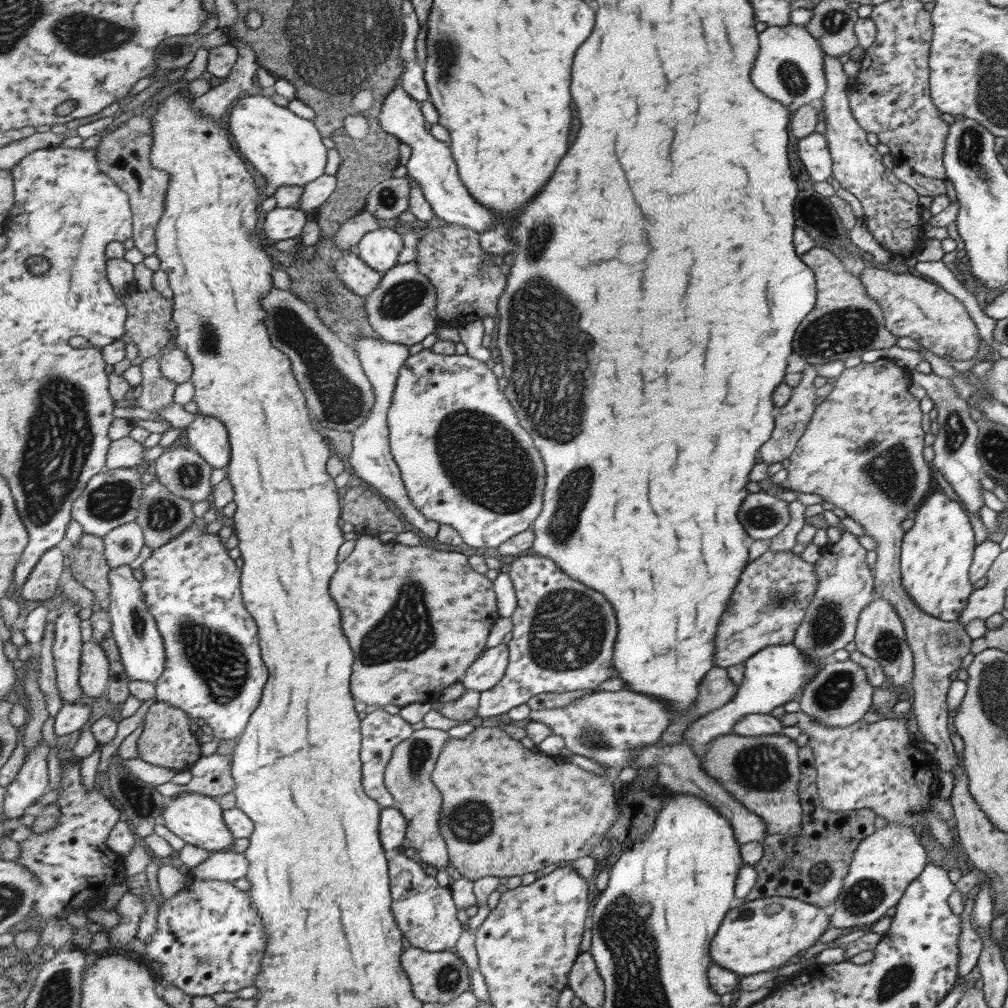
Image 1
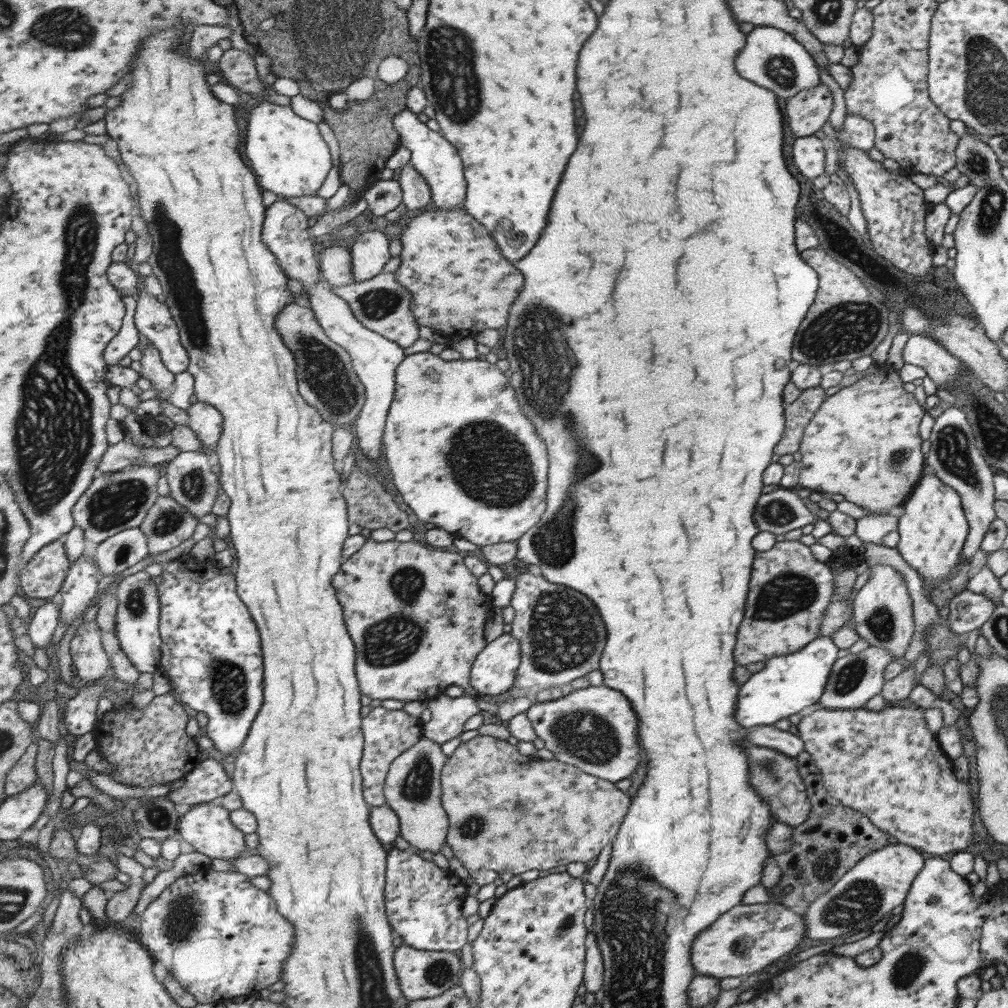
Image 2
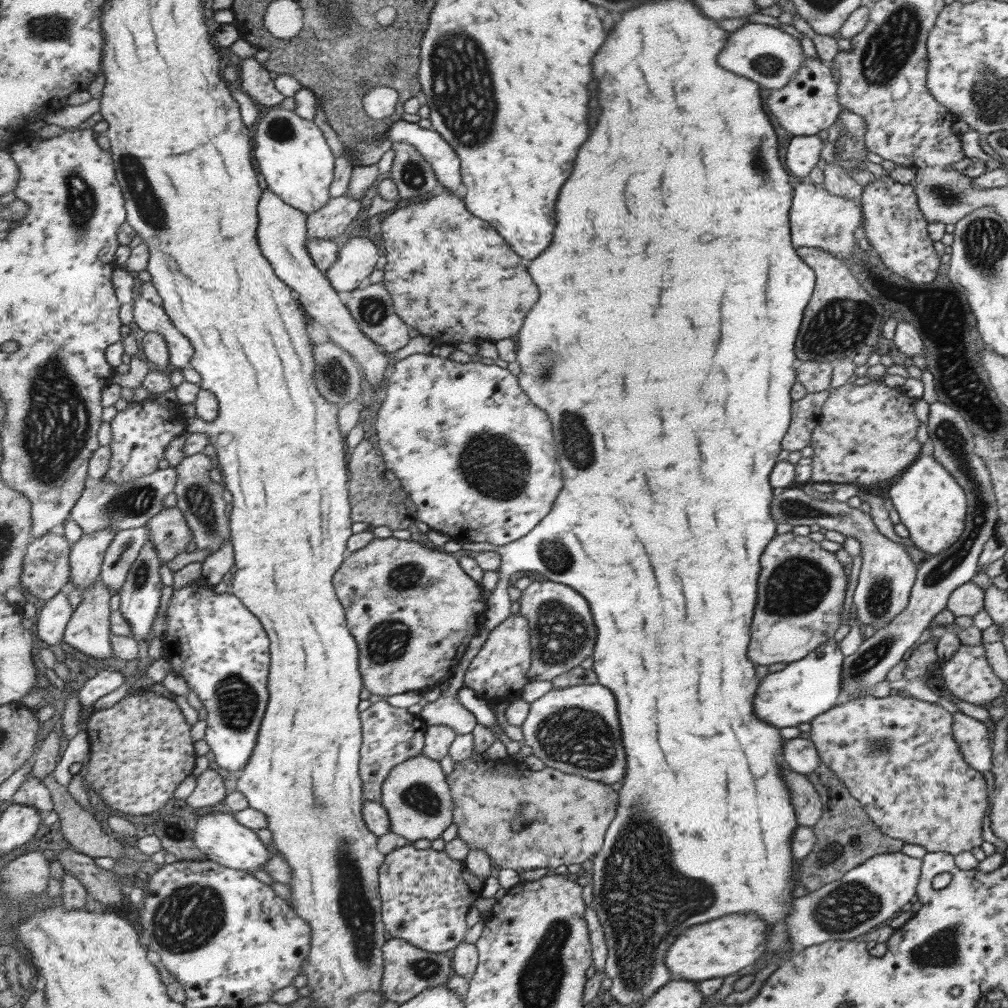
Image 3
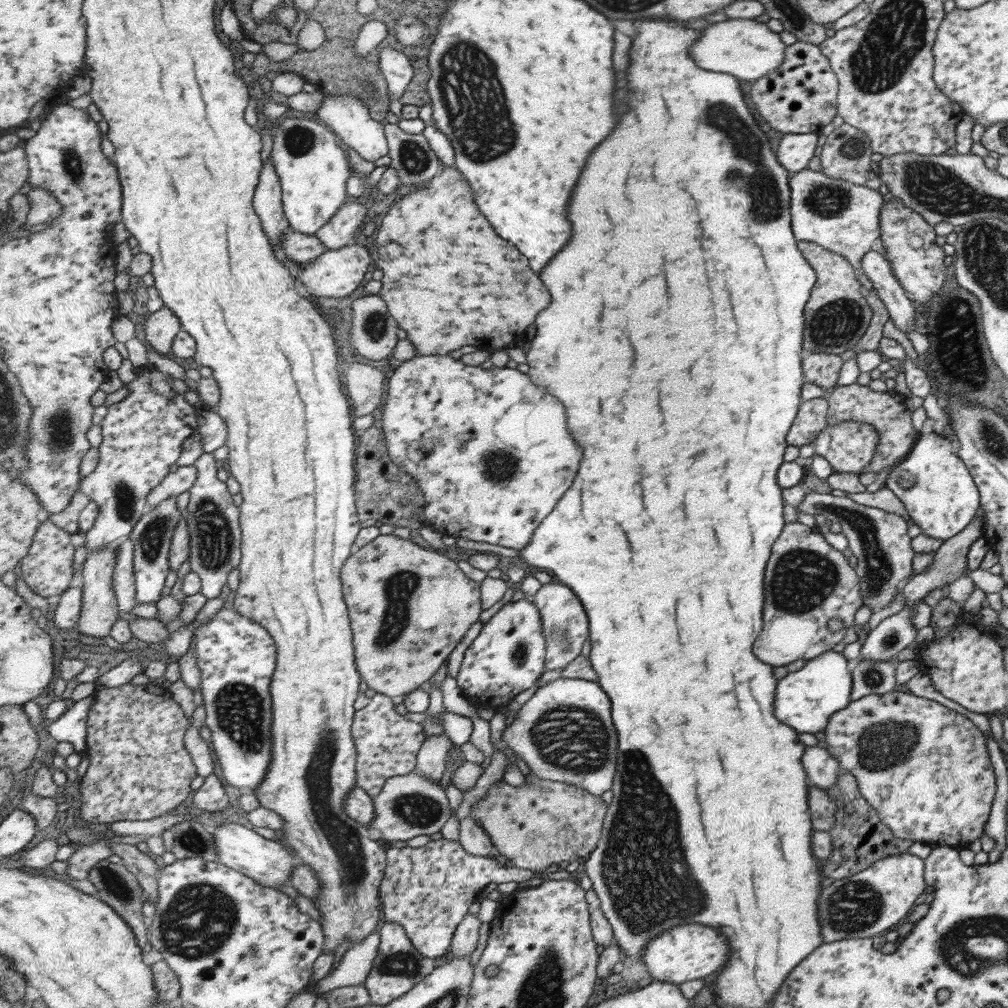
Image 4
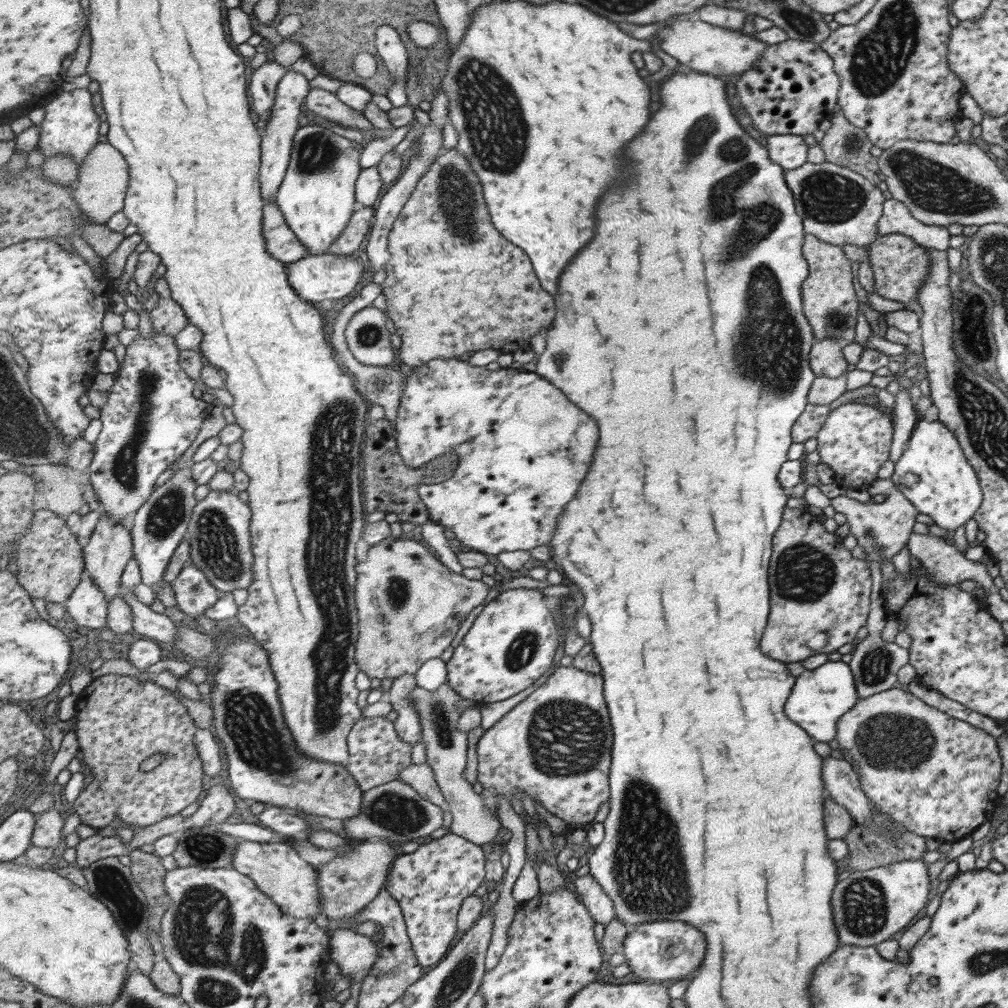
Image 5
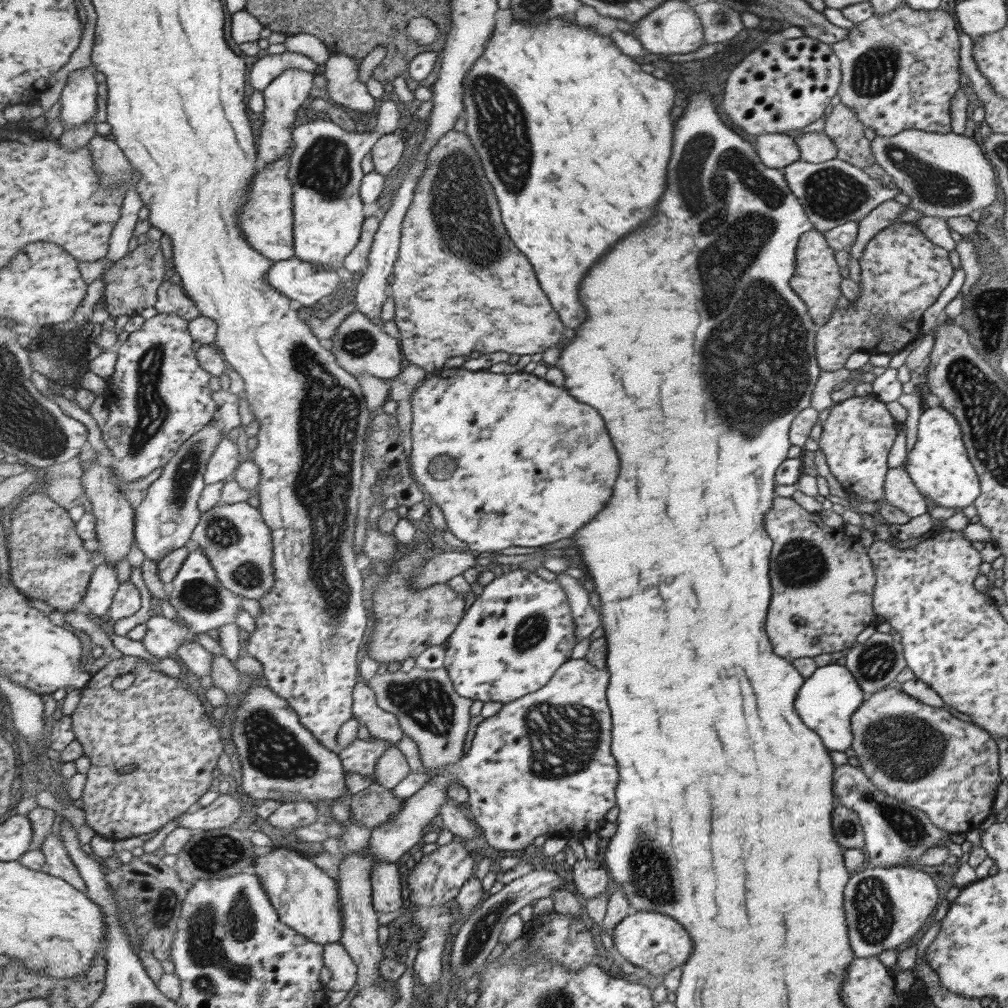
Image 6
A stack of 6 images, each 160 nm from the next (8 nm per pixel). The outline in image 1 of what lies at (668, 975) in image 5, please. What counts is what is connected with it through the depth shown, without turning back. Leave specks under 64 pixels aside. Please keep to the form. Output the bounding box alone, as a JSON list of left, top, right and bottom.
[711,897,828,977]

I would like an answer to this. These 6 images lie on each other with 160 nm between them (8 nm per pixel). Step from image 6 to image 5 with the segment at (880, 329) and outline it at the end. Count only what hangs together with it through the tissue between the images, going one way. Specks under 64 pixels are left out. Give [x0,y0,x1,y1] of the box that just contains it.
[808,233,930,379]

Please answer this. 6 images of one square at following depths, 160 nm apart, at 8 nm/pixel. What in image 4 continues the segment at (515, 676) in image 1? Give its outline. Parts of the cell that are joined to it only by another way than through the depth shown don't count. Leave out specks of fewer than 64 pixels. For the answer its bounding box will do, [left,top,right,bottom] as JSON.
[531,583,590,671]

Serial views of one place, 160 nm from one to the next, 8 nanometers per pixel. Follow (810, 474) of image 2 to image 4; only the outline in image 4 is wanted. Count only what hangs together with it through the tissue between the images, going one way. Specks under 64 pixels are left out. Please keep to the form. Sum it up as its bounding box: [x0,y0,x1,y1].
[826,384,917,472]

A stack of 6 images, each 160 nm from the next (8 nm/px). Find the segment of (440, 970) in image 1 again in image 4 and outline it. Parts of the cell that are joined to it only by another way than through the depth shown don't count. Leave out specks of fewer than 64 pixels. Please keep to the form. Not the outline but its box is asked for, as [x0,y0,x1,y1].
[365,921,440,1006]

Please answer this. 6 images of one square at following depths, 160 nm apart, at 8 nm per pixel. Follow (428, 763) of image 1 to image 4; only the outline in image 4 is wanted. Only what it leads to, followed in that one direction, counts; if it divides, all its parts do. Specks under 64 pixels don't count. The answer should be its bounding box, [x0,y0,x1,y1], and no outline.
[369,770,451,844]

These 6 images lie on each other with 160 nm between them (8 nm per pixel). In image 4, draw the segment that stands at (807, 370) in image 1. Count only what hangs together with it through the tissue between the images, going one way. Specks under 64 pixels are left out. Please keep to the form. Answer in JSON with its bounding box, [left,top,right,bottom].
[786,397,827,447]

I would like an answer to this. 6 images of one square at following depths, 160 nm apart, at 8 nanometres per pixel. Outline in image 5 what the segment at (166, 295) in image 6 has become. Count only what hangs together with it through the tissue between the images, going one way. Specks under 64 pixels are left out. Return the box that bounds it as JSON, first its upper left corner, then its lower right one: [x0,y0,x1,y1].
[149,296,190,334]

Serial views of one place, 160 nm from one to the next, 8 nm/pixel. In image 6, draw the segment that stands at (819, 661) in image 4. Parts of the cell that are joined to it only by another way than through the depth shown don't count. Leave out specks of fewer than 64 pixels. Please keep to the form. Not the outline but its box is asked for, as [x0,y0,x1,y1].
[794,662,866,752]

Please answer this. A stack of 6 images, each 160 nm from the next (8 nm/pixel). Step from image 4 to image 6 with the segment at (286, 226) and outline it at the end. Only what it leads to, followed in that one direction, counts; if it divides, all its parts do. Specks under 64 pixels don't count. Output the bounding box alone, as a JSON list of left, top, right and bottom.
[259,68,315,164]

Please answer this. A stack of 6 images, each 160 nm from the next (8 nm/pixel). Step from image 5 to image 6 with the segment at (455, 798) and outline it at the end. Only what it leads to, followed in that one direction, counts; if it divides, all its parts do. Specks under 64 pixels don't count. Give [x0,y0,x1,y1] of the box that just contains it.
[368,666,475,770]

